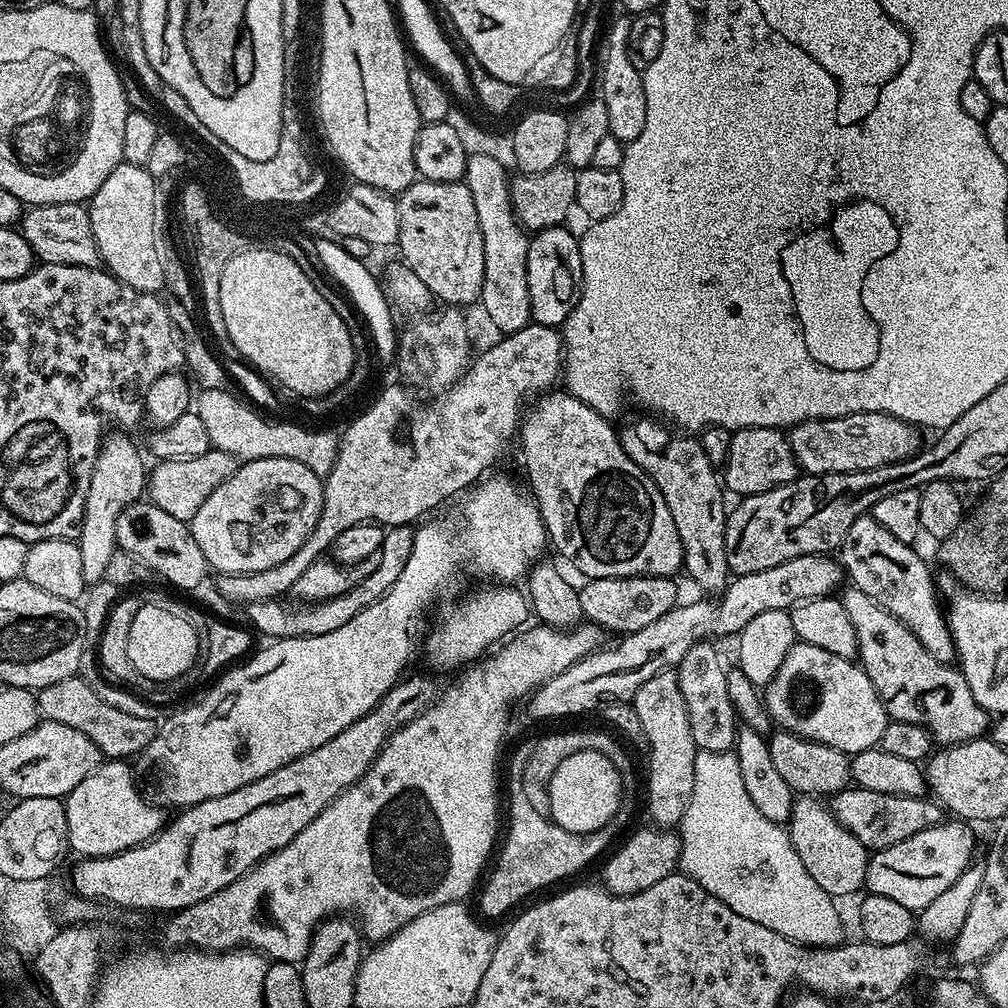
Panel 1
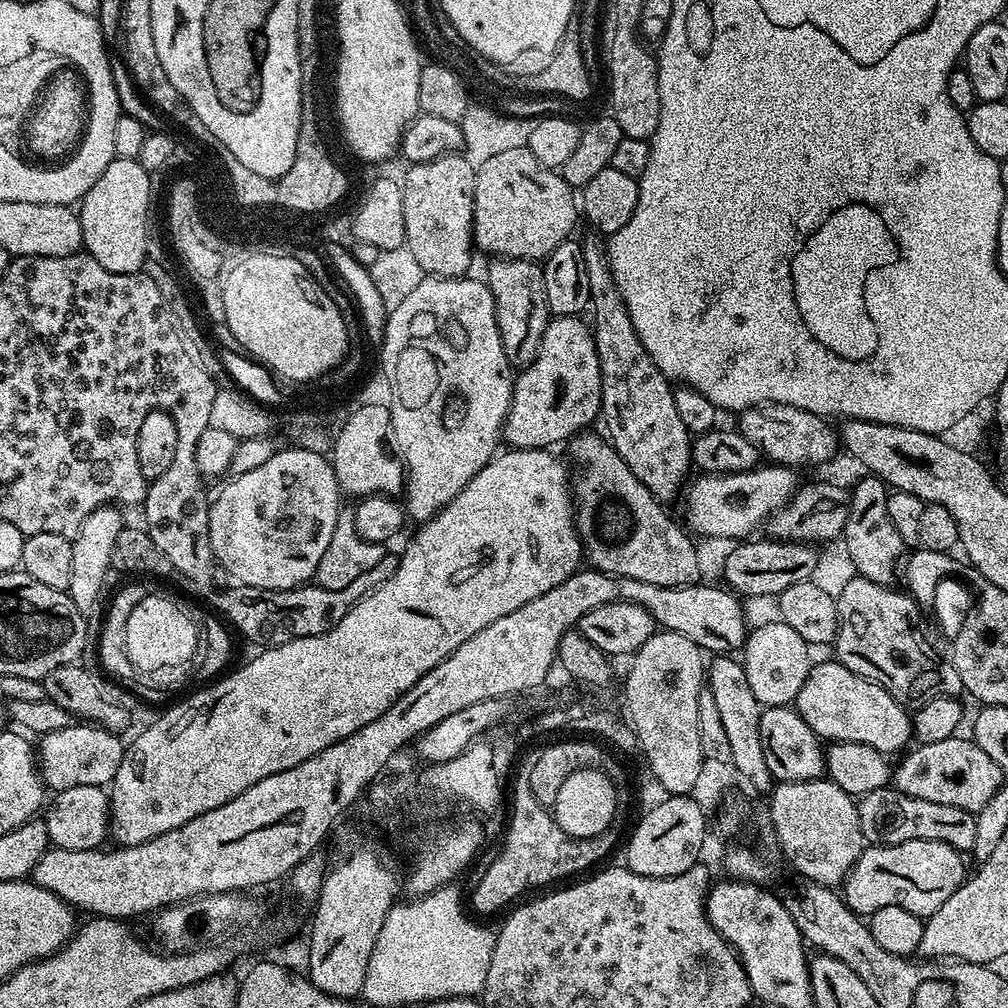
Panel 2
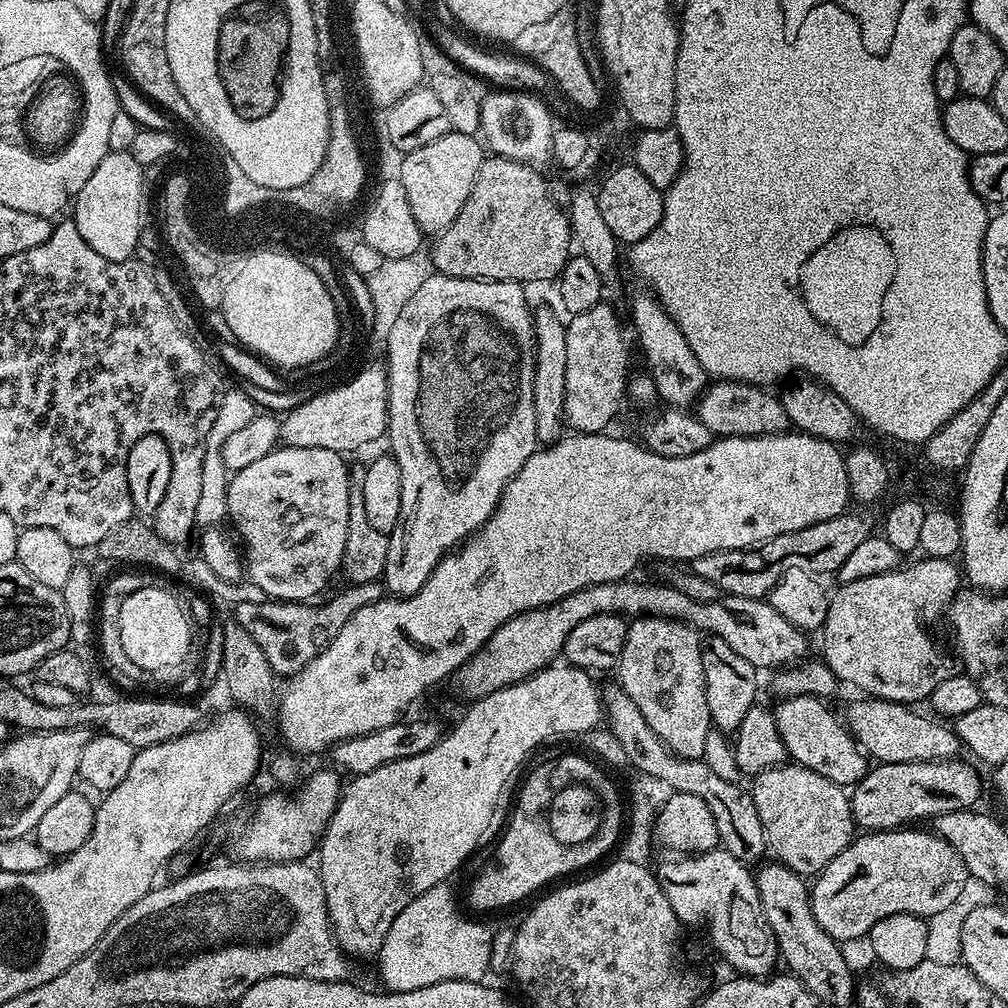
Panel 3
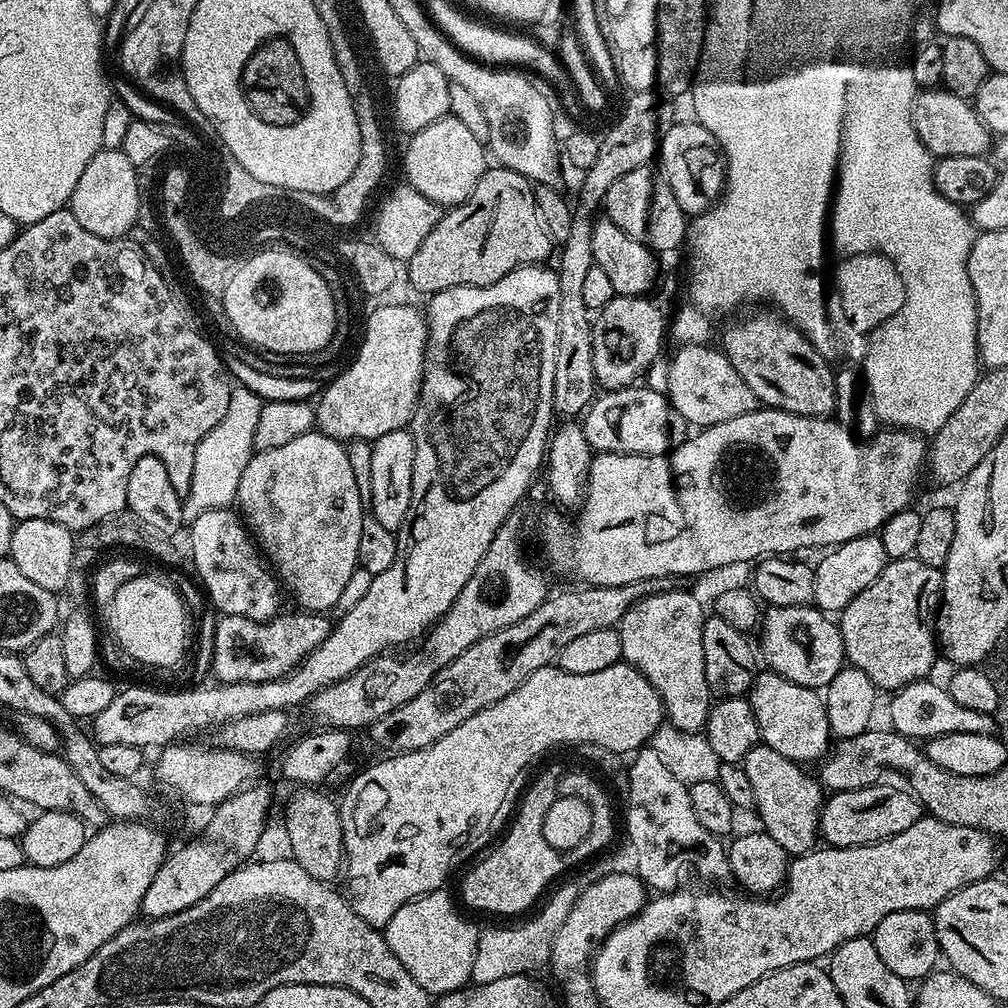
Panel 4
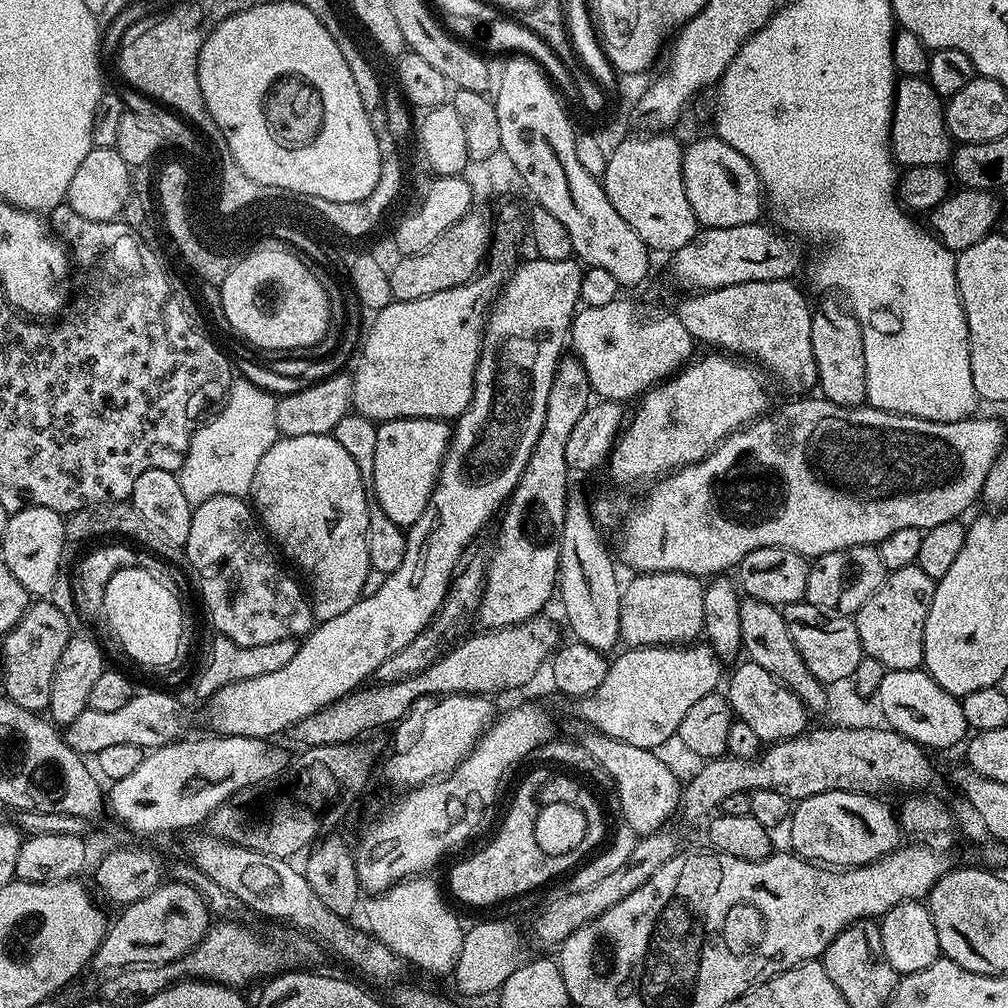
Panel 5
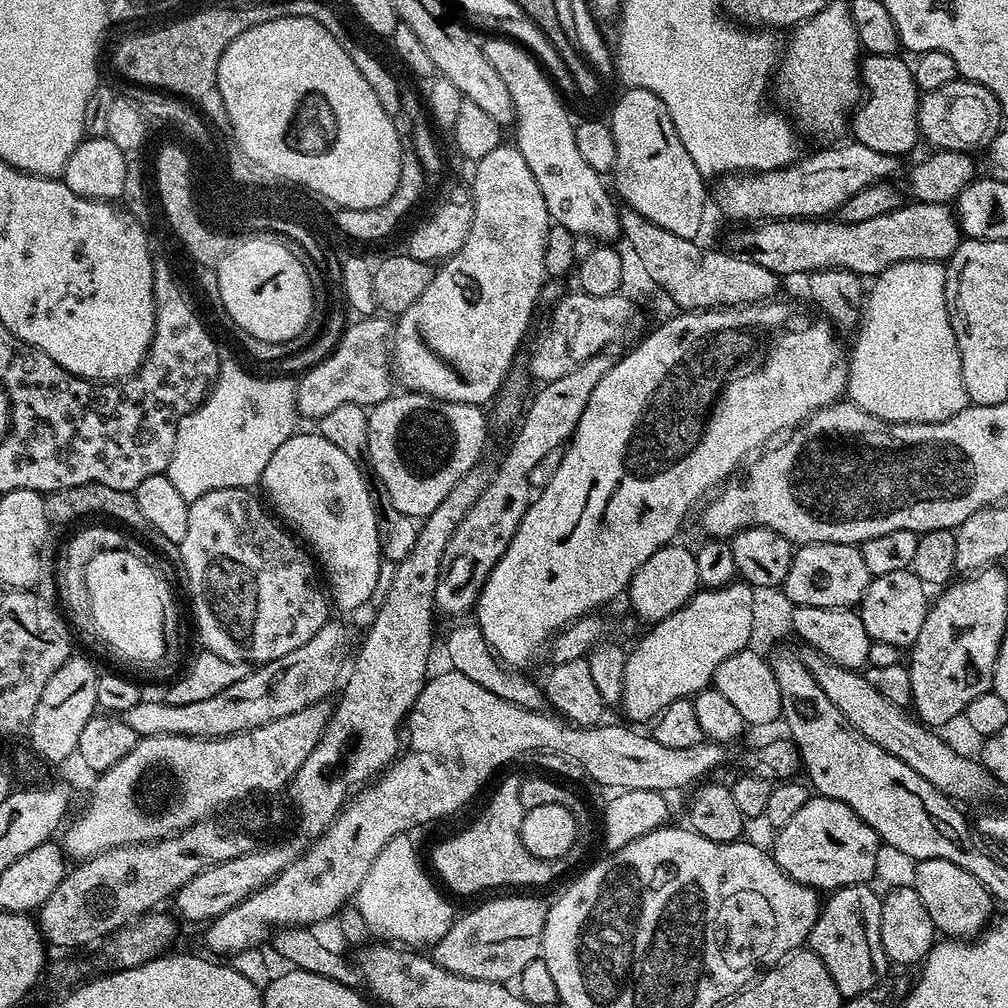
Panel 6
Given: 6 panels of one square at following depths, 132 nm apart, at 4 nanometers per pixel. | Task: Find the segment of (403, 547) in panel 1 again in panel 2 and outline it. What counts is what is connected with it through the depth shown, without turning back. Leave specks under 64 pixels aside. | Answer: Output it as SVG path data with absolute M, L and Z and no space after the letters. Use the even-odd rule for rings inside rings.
M385 554L378 566L358 574L358 578L354 578L350 586L342 586L342 590L326 590L319 588L314 582L290 590L231 586L225 592L215 593L216 608L228 615L227 623L232 628L236 627L250 643L260 644L256 646L261 649L277 648L291 640L329 632L342 618L346 618L346 614L363 596L370 595L374 589L382 586L382 582L386 582L396 573L399 561L399 555Z

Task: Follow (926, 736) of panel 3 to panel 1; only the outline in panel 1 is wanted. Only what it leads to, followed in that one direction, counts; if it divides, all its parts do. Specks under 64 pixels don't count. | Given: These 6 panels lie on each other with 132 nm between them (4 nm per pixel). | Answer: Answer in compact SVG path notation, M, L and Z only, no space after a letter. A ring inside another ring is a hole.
M796 642L762 692L773 725L807 740L855 754L875 748L890 722L880 695L859 663L838 658L817 644Z

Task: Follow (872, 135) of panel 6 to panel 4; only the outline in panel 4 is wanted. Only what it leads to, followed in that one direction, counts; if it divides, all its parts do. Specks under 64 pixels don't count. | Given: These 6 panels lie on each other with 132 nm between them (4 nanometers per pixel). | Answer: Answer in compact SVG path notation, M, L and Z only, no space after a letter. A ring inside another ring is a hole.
M943 86L917 91L912 102L912 125L922 146L936 158L954 154L983 156L994 144L992 131L984 125L982 118L978 118L975 107L958 98L958 94L950 94Z

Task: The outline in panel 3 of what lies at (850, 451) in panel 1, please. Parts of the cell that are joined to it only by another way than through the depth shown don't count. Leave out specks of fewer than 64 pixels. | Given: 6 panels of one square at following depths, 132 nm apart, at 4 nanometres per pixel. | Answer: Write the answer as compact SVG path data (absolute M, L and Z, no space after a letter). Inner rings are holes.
M716 380L695 405L695 415L710 431L713 437L725 436L775 436L778 432L789 431L788 415L784 401L775 391L758 384L743 384L740 380Z

